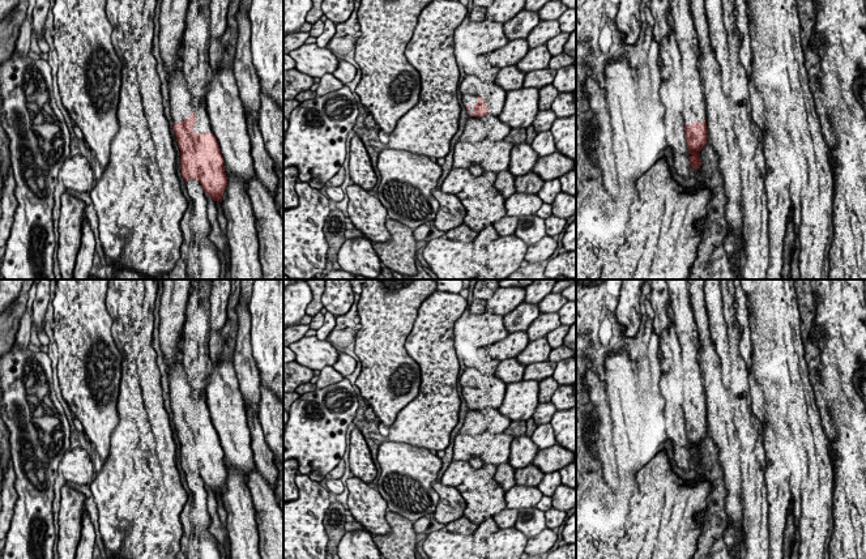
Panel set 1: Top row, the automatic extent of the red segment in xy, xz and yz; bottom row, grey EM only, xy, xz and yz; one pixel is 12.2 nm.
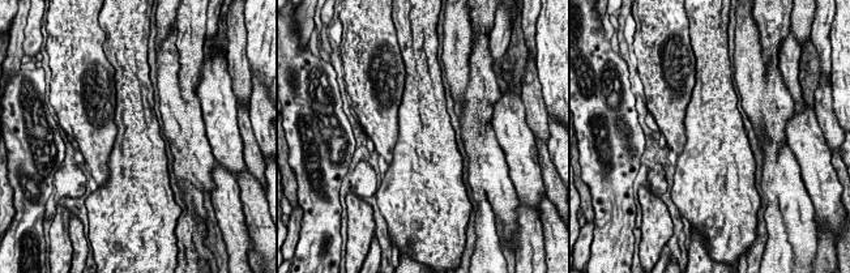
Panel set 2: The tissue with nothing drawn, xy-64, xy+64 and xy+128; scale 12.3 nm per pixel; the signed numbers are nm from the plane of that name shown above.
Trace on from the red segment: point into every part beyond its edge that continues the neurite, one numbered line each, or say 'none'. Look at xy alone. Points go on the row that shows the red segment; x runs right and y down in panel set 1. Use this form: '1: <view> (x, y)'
1: xy (203, 126)

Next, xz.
1: xz (494, 95)

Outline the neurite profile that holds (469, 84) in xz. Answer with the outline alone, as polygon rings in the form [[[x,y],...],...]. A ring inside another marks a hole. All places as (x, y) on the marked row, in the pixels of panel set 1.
[[[466,74],[462,82],[458,85],[458,90],[464,93],[472,93],[478,95],[478,85],[481,84],[479,78],[475,76]]]

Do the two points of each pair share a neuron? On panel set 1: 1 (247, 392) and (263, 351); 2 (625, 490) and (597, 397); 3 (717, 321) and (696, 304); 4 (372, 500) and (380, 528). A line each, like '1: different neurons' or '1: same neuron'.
1: different neurons
2: different neurons
3: different neurons
4: same neuron

